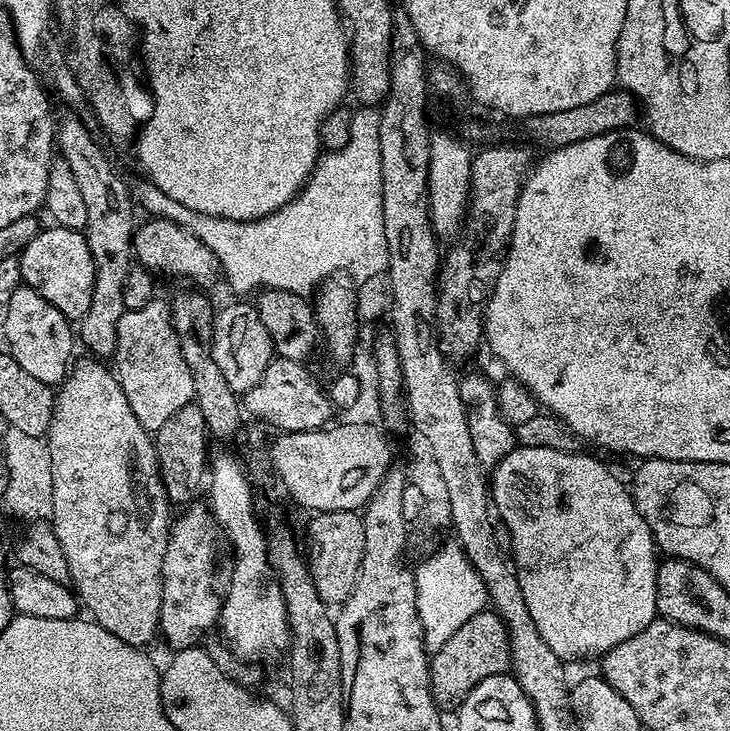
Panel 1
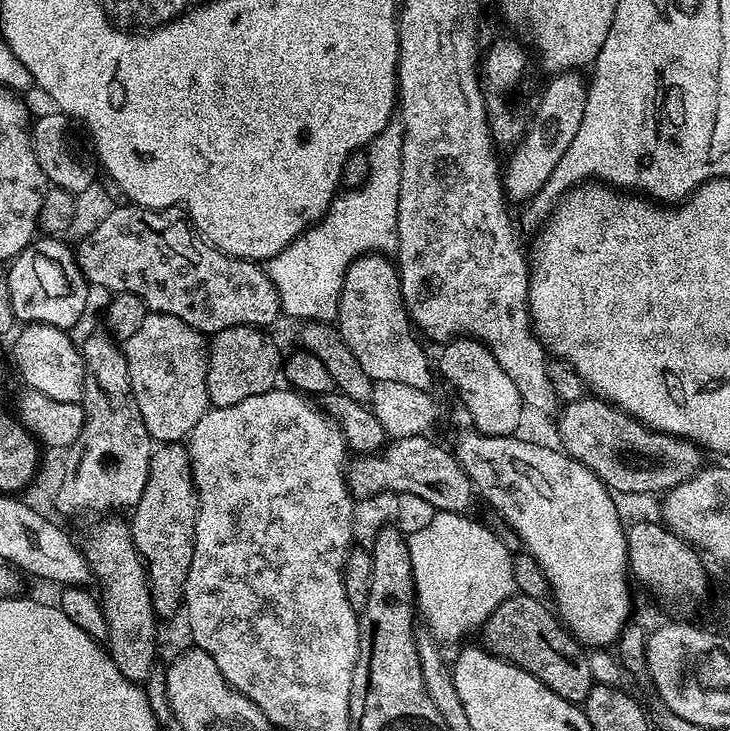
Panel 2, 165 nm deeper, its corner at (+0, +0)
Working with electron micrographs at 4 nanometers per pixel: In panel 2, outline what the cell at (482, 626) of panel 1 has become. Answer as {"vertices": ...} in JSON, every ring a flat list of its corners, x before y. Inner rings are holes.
{"vertices":[[521,594,512,595,484,621,483,647,492,655,509,660,514,666,534,674,534,678,554,690,558,698,566,698,572,704,583,705,594,683,588,661,589,653,585,645,560,623,560,617,555,611,546,605,544,600,535,600]]}

